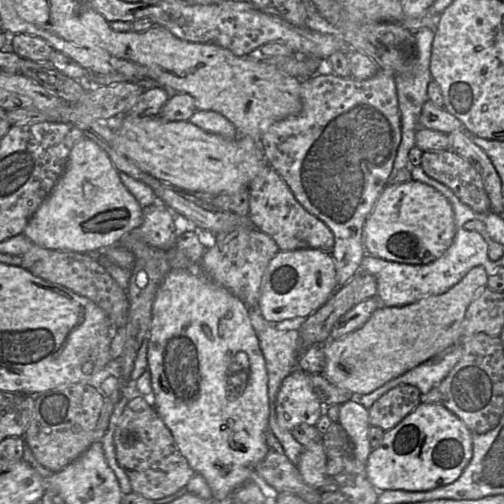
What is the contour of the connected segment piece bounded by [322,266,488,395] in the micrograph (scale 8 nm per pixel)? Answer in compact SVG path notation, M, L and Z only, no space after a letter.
M484 267L472 268L463 279L449 291L424 298L401 307L383 307L376 310L370 319L356 331L339 339L328 339L325 346L326 364L322 374L335 386L355 395L366 395L390 380L425 363L461 341L465 313L475 297L487 287L488 274Z

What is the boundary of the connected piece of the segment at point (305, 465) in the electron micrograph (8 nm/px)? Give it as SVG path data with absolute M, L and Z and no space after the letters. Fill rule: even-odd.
M322 441L305 447L303 450L297 468L304 482L318 489L323 485L327 464L327 455Z

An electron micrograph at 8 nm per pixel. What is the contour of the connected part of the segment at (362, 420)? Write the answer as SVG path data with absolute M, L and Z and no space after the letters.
M348 400L340 405L338 423L353 443L355 458L366 464L372 451L369 442L369 410L357 400Z

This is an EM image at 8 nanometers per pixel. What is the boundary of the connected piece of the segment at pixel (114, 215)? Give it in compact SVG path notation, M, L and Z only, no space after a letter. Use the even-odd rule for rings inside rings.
M81 138L70 151L65 169L51 193L35 211L23 235L40 247L64 252L99 252L138 229L144 208L121 181L111 159L94 141Z

